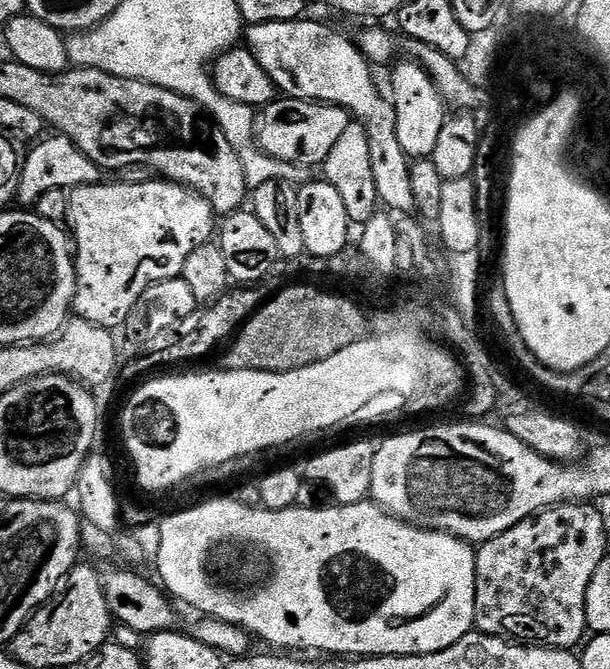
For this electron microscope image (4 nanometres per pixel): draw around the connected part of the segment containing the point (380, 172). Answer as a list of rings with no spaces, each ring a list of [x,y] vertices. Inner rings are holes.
[[[308,19],[251,25],[246,32],[247,51],[258,58],[262,70],[270,74],[285,97],[345,108],[349,117],[363,124],[368,133],[370,162],[374,170],[374,186],[380,195],[379,203],[393,213],[411,213],[414,193],[410,186],[410,157],[402,150],[402,142],[398,142],[396,111],[391,99],[384,97],[383,100],[376,89],[376,80],[372,77],[373,65],[342,33],[335,32],[328,24]]]

